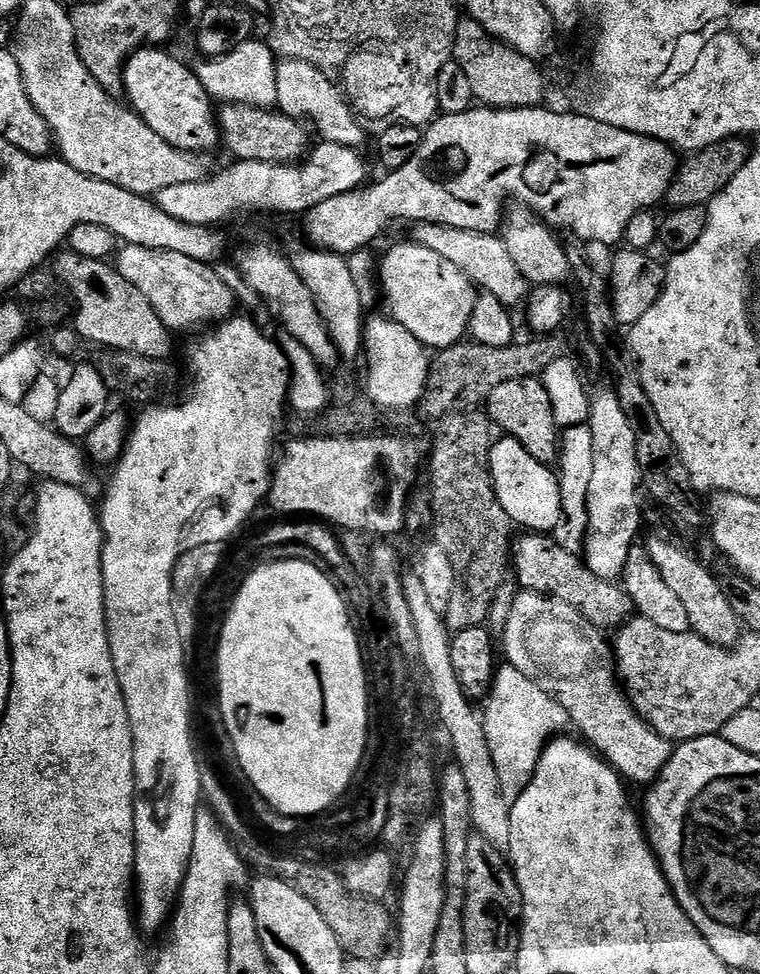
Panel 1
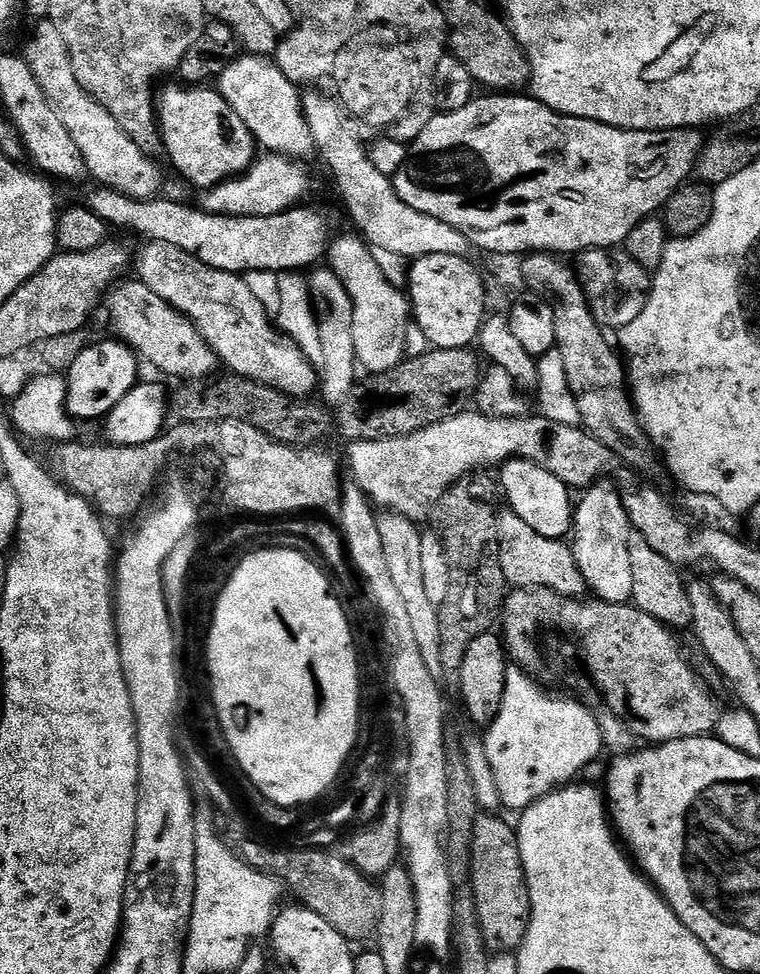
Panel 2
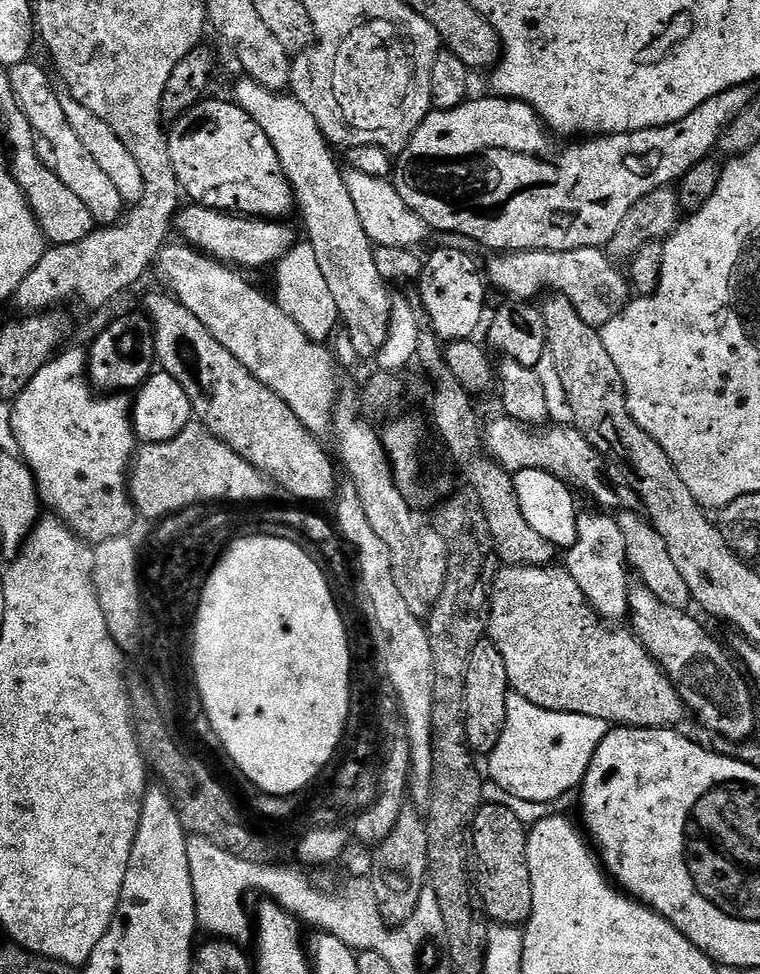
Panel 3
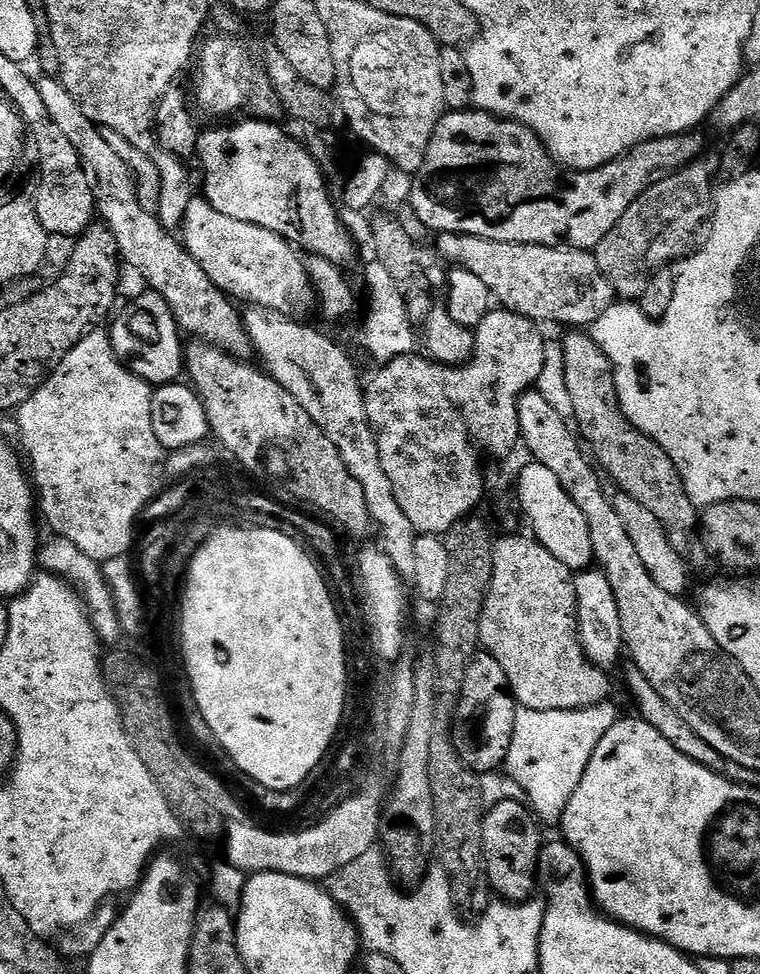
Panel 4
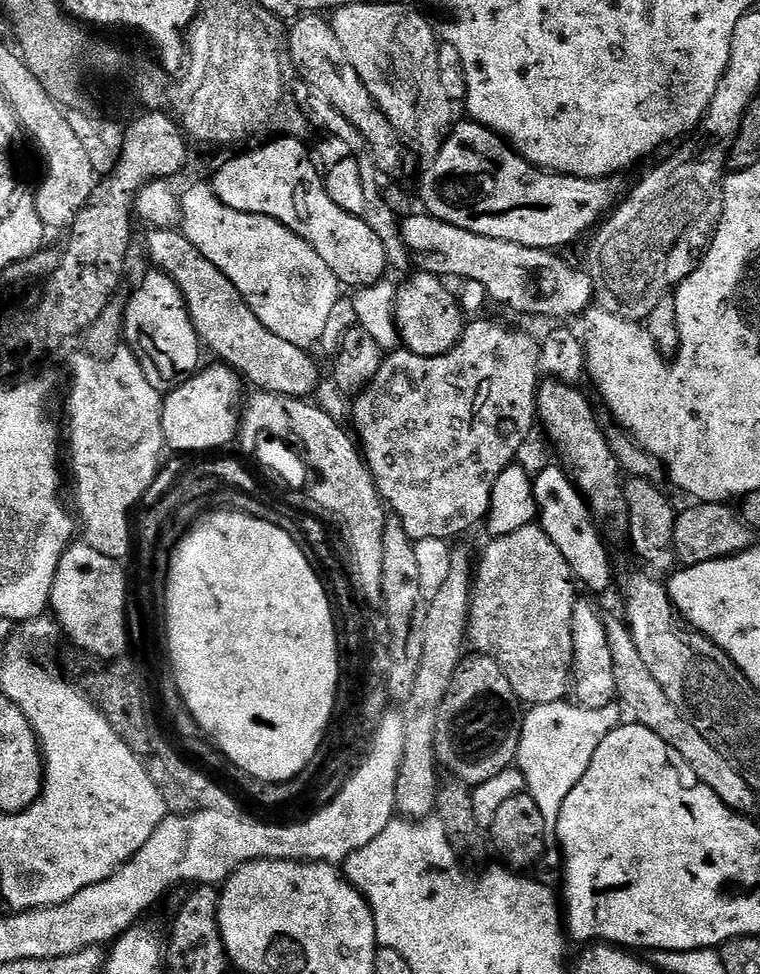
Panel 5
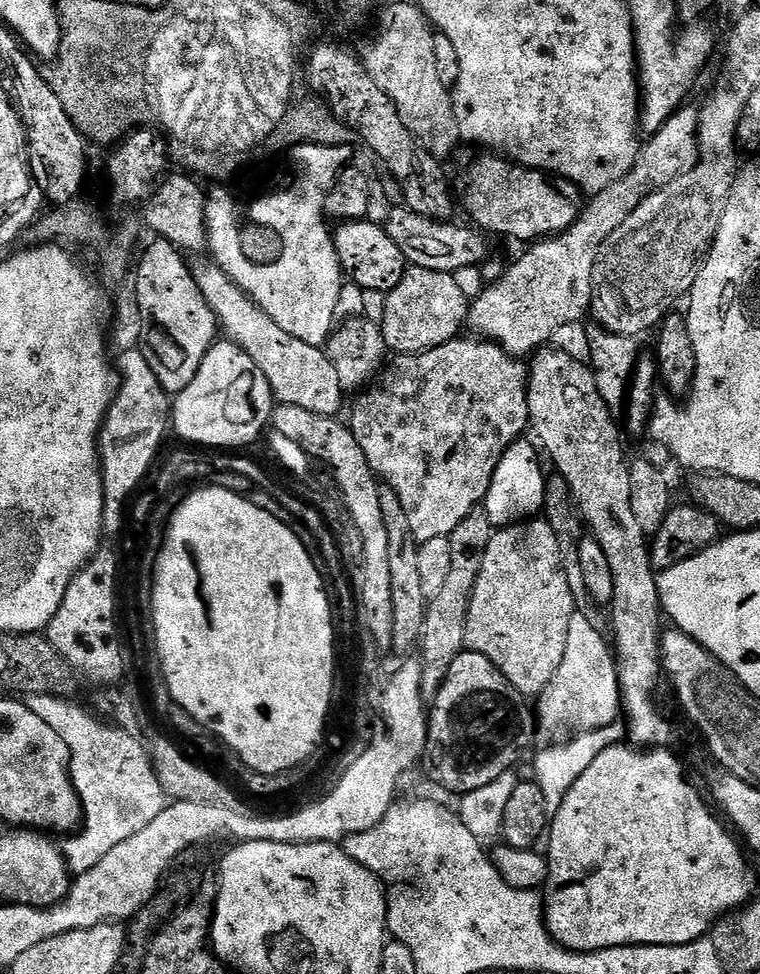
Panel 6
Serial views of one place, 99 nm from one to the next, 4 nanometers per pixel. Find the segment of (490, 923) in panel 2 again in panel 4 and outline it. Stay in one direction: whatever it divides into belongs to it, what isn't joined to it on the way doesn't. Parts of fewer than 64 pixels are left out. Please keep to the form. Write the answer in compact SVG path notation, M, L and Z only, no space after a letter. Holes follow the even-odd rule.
M498 802L485 811L480 821L480 846L486 880L501 892L508 902L523 902L533 899L538 884L538 865L542 851L540 828L537 817L527 803Z

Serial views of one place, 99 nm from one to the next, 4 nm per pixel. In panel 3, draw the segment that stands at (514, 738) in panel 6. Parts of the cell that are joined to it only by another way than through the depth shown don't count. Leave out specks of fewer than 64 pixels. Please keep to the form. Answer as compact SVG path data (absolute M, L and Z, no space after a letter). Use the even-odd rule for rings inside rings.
M485 638L474 646L474 654L470 654L470 662L466 666L466 738L468 746L476 754L487 754L498 746L498 738L502 738L502 730L506 726L506 700L510 695L506 662L502 662L502 654Z

